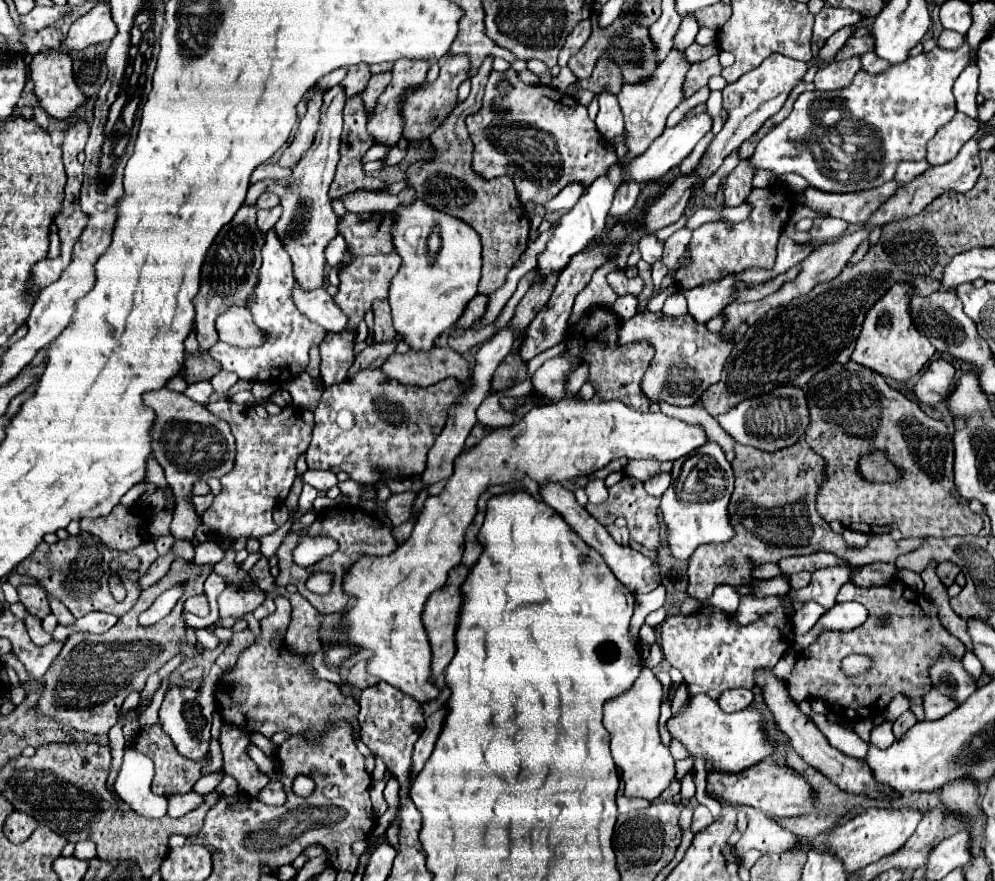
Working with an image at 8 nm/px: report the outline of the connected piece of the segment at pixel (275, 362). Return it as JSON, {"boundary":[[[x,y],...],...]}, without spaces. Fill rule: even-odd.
{"boundary":[[[275,231],[267,233],[265,247],[263,247],[263,265],[259,271],[259,283],[249,297],[247,309],[253,313],[255,323],[267,331],[267,341],[261,347],[251,347],[251,349],[239,349],[227,343],[217,343],[209,351],[213,359],[221,363],[225,371],[237,373],[239,379],[249,379],[249,381],[285,381],[293,375],[299,375],[301,371],[307,369],[309,363],[309,349],[313,345],[319,345],[327,331],[321,329],[317,323],[305,319],[305,315],[299,313],[299,309],[293,305],[293,267],[291,259],[281,245],[279,237]]]}

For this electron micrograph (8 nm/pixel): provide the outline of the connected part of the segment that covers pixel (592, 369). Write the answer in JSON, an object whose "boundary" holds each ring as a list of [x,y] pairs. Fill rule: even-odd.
{"boundary":[[[591,307],[581,321],[569,333],[569,355],[579,355],[583,363],[589,363],[589,381],[597,389],[599,399],[617,399],[631,409],[649,411],[649,399],[639,389],[641,377],[653,359],[653,347],[647,341],[633,342],[619,347],[617,345],[617,331],[621,327],[621,319],[613,315],[605,307]]]}

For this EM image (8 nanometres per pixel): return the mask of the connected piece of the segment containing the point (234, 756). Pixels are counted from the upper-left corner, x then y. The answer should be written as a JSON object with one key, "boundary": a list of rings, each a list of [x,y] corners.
{"boundary":[[[223,725],[219,743],[223,751],[223,771],[233,773],[233,777],[239,781],[239,791],[257,797],[257,793],[261,793],[261,789],[269,783],[269,777],[261,775],[257,765],[245,753],[249,745],[247,733]]]}

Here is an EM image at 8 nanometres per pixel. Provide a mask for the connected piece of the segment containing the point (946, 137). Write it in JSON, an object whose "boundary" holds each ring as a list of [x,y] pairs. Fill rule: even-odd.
{"boundary":[[[955,113],[953,121],[937,129],[935,137],[927,143],[927,163],[929,165],[943,165],[951,161],[959,149],[977,133],[979,123],[965,113]]]}

